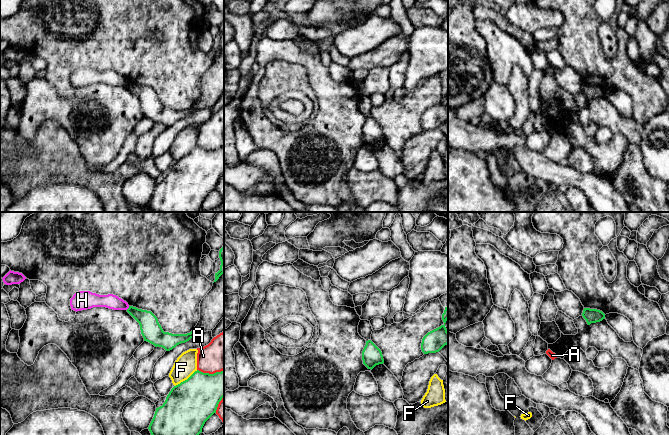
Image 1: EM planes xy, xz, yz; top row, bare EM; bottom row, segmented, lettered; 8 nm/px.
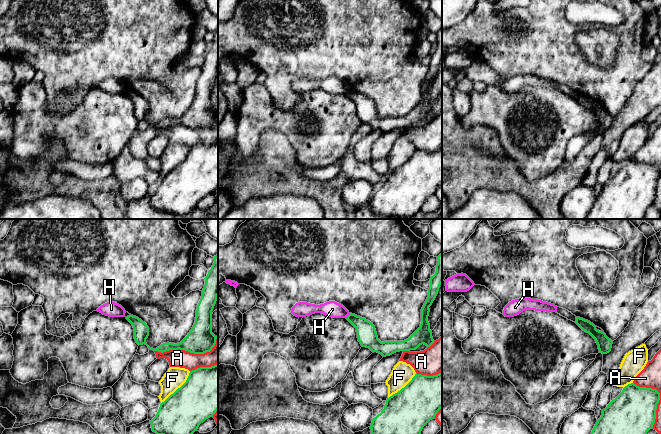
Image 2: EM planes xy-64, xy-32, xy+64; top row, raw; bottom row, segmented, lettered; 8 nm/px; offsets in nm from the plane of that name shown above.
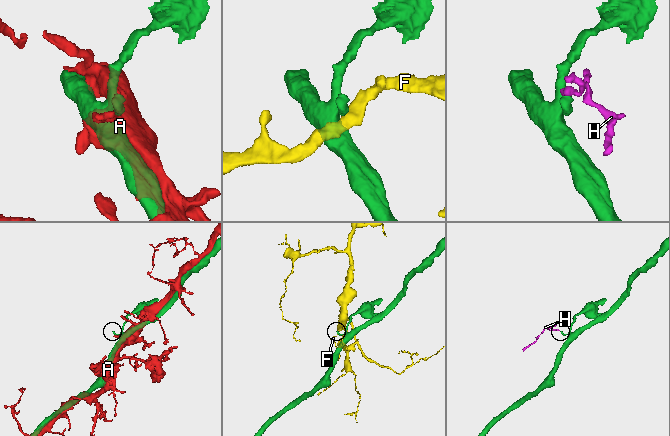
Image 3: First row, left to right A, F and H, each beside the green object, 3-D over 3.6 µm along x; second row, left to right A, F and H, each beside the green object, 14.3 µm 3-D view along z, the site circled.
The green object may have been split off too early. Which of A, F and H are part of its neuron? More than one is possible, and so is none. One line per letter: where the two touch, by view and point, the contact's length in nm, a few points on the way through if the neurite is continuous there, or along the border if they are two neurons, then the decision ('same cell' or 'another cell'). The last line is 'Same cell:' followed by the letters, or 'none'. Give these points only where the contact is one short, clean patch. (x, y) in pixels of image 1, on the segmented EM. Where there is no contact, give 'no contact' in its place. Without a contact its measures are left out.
A: contact xy (210, 374); length 220 nm; another cell
F: contact xy (187, 379); length 220 nm; border xy (197, 370), (175, 386); another cell
H: contact xy (128, 308); length 40 nm; border xy (129, 306), (126, 309); another cell
Same cell: none

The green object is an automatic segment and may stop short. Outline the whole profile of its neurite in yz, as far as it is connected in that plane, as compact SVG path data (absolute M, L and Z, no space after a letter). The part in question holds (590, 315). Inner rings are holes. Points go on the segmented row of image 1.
M584 308L582 316L588 325L591 323L600 322L605 319L605 314L602 311L590 308Z

